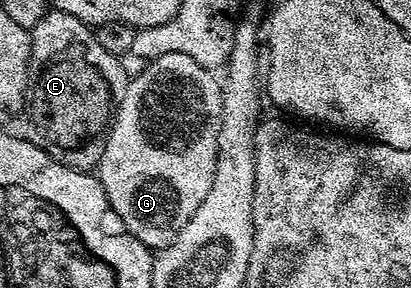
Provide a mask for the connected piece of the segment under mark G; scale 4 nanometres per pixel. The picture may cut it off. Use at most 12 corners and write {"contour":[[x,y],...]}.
{"contour":[[188,55],[127,83],[97,167],[167,246],[209,196],[223,91]]}

